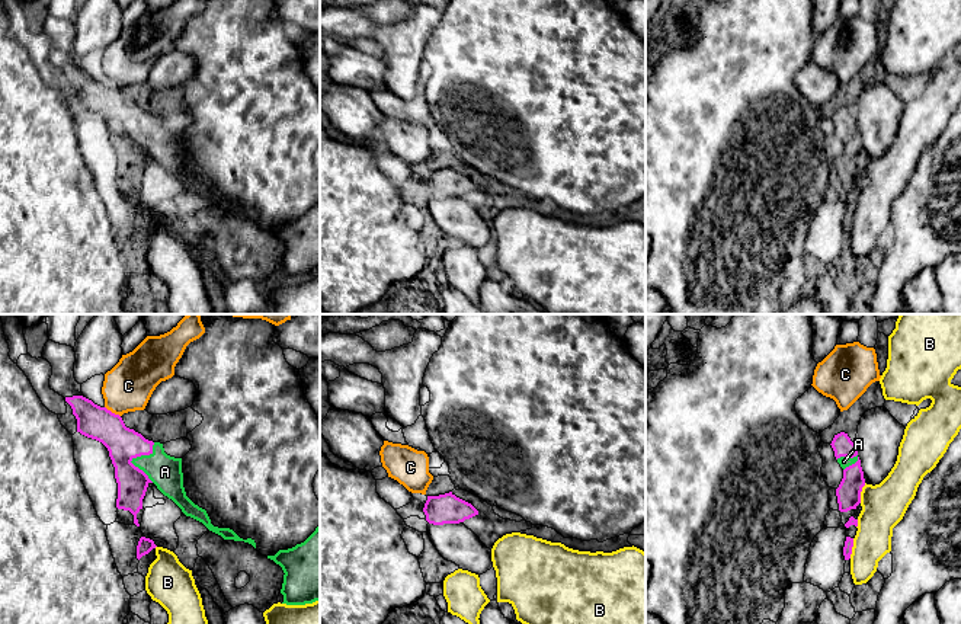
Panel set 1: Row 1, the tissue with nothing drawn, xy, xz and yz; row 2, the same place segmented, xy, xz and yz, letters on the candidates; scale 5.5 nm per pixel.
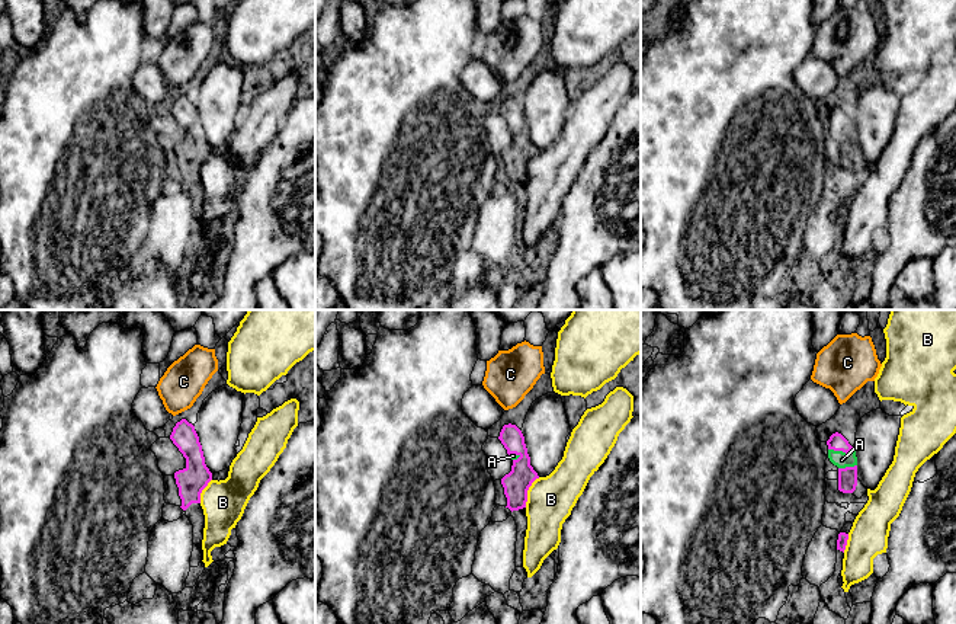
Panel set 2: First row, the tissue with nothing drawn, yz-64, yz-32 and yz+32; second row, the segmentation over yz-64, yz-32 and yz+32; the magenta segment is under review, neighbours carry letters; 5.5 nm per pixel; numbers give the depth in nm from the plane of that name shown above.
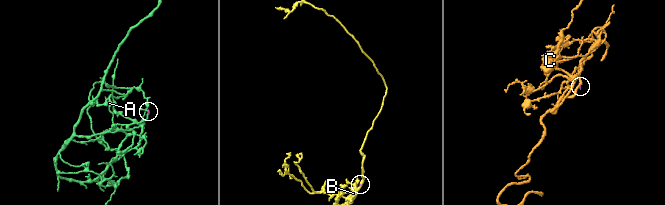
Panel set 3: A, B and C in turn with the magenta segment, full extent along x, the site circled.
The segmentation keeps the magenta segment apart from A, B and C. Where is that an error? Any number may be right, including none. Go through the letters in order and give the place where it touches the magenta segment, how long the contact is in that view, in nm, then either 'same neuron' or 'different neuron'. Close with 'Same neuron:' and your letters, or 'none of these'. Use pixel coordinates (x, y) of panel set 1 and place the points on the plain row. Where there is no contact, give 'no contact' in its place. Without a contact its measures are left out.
A: contact xy (134, 131); length 220 nm; same neuron
B: contact yz (859, 168); length 120 nm; different neuron
C: contact xy (111, 86); length 110 nm; different neuron
Same neuron: A

